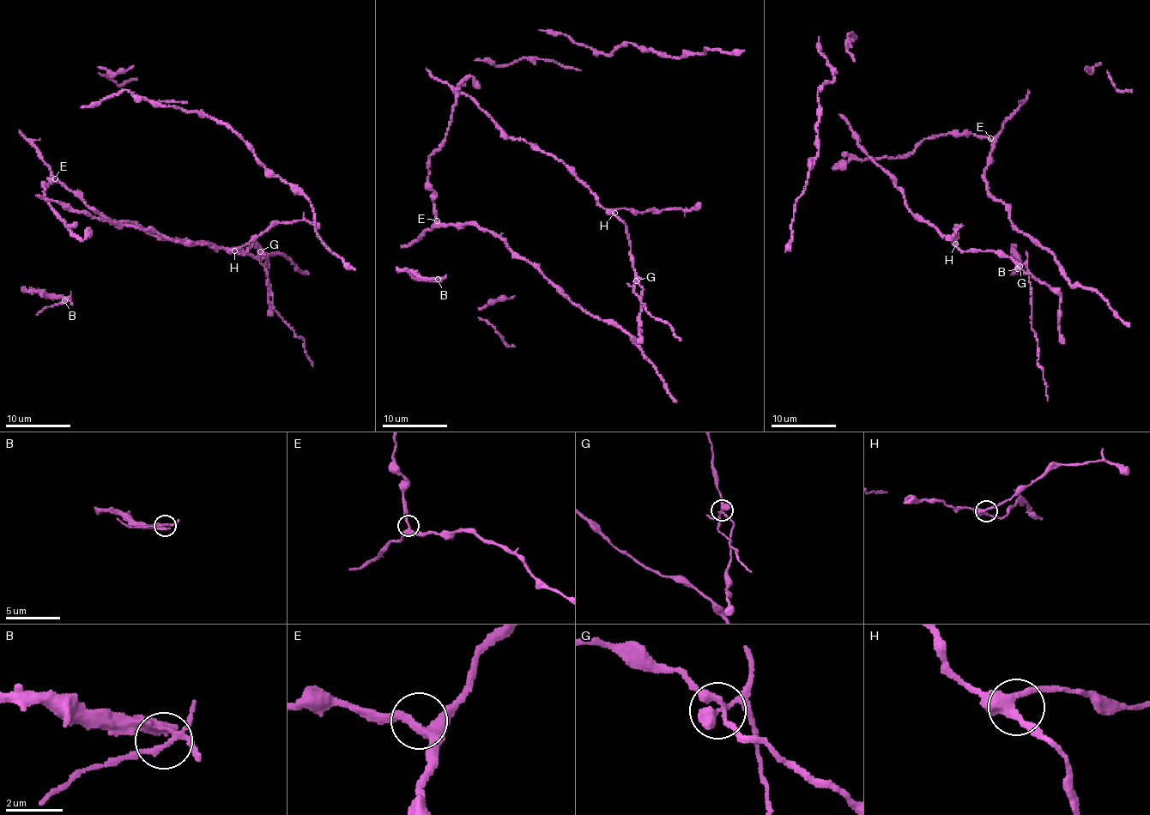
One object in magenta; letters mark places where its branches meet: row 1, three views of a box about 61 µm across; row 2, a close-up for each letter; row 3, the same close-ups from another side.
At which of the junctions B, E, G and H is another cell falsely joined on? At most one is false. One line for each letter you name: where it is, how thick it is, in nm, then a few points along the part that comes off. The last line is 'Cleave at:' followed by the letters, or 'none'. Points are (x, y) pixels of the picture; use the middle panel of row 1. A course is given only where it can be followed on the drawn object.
G: Place: (636, 280). Thickness 320 nm. Course of the part to remove: (636, 280), (634, 292), (644, 308), (652, 316), (666, 322), (680, 341)
Cleave at: G

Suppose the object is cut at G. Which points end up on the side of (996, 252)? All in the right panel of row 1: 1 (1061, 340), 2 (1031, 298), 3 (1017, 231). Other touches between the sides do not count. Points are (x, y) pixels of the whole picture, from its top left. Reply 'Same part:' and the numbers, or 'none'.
Same part: 1, 3

